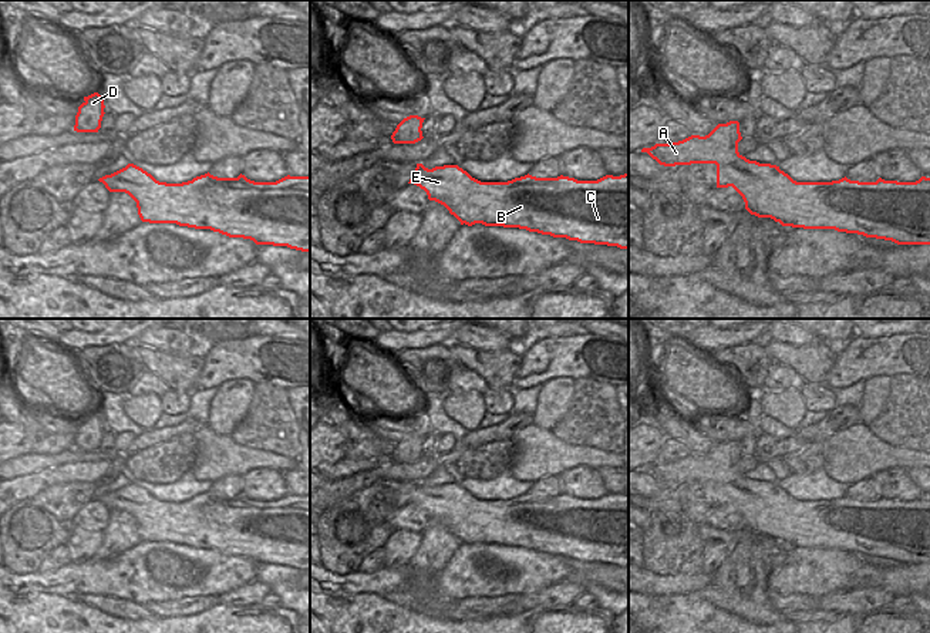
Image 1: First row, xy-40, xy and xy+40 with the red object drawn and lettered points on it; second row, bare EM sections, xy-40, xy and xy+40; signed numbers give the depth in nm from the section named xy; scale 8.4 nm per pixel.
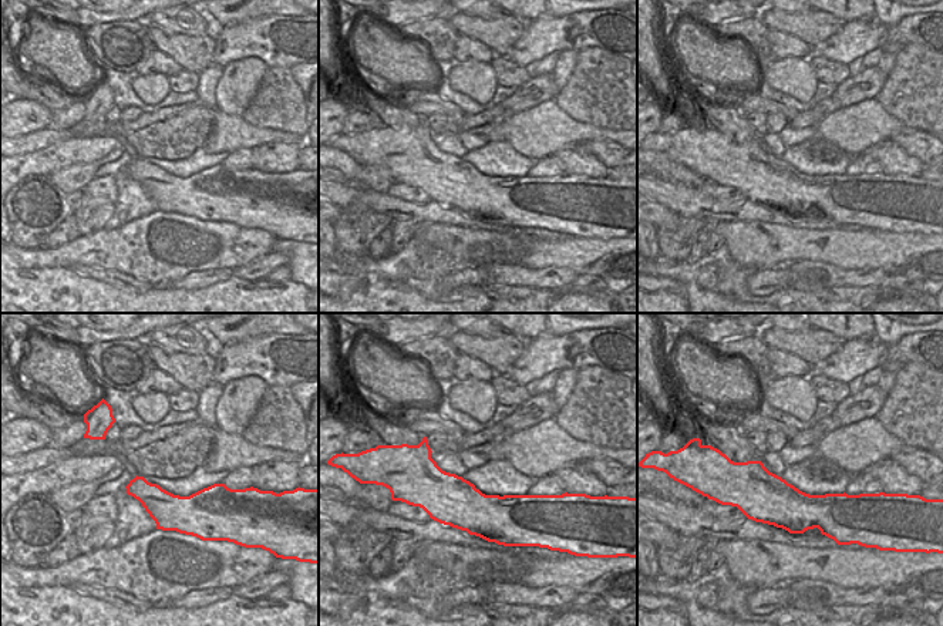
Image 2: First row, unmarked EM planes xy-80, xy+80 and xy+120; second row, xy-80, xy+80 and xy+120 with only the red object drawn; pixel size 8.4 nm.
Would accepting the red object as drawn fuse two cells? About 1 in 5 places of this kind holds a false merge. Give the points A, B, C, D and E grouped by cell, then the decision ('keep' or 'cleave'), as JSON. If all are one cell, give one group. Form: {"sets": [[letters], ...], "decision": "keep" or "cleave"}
{"sets": [["A", "B", "C", "D", "E"]], "decision": "keep"}

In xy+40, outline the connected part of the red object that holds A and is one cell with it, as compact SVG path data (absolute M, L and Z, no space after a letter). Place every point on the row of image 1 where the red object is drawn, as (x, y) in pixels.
M739 122L718 124L708 135L691 135L671 144L643 148L664 166L715 164L717 188L732 186L744 199L745 209L758 218L771 218L782 226L835 229L866 238L892 240L897 245L930 245L930 178L916 182L850 181L796 182L776 165L749 161L738 152L742 139Z

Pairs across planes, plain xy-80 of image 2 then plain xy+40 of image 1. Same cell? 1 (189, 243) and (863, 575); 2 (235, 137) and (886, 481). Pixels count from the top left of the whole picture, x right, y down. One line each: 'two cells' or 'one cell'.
1: two cells
2: two cells

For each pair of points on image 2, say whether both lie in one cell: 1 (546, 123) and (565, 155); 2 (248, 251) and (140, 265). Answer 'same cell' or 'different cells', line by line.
1: different cells
2: same cell

